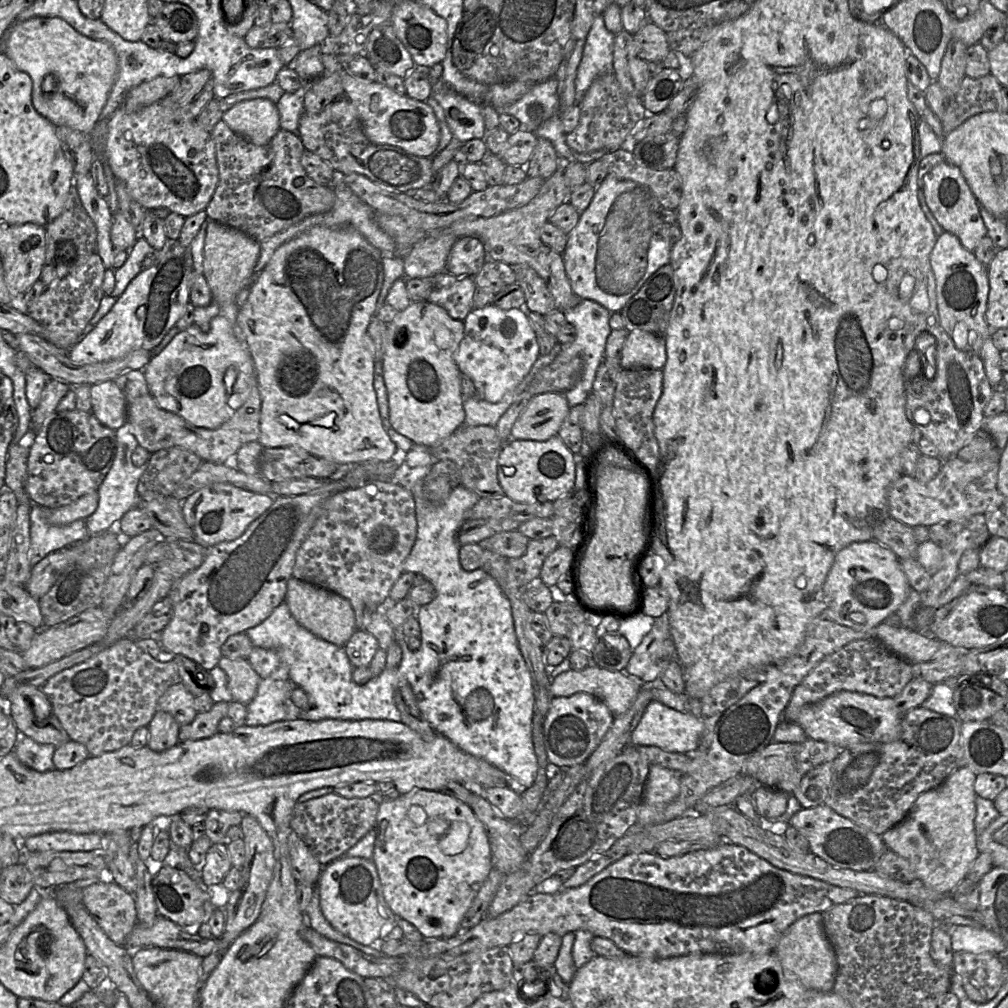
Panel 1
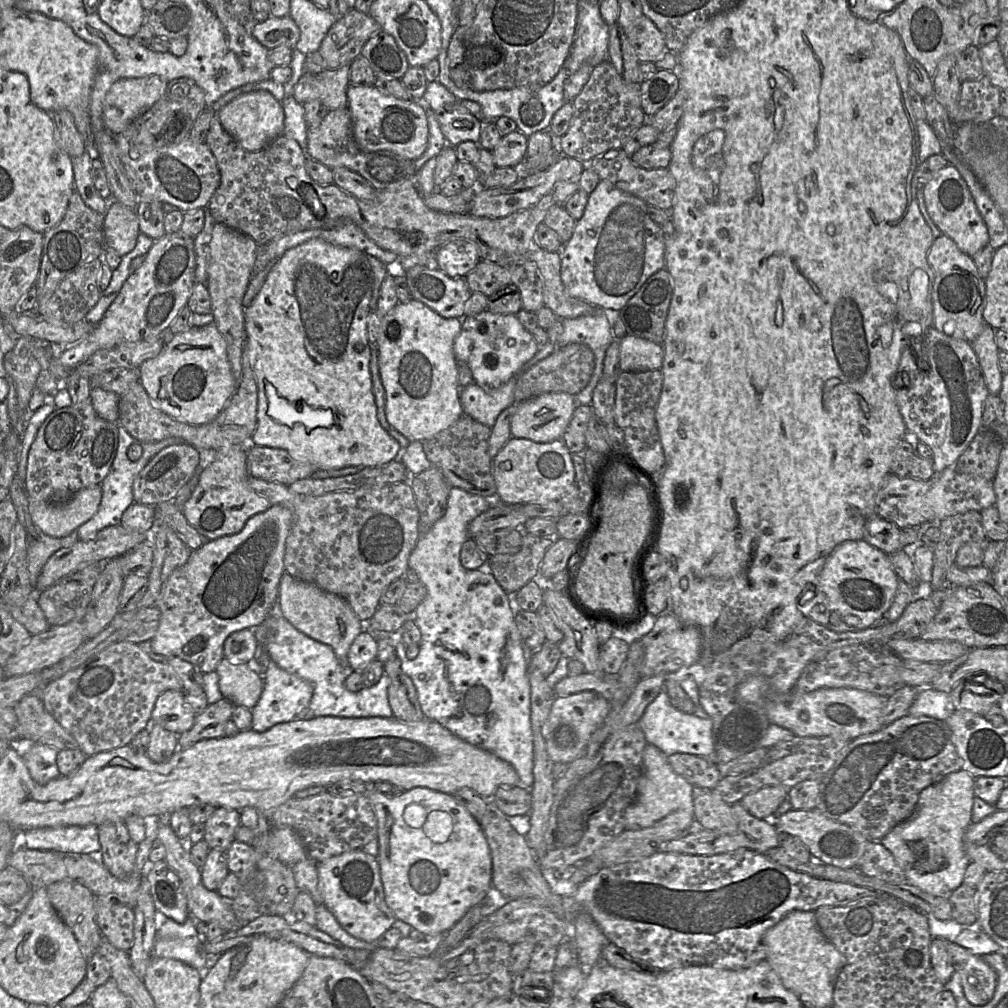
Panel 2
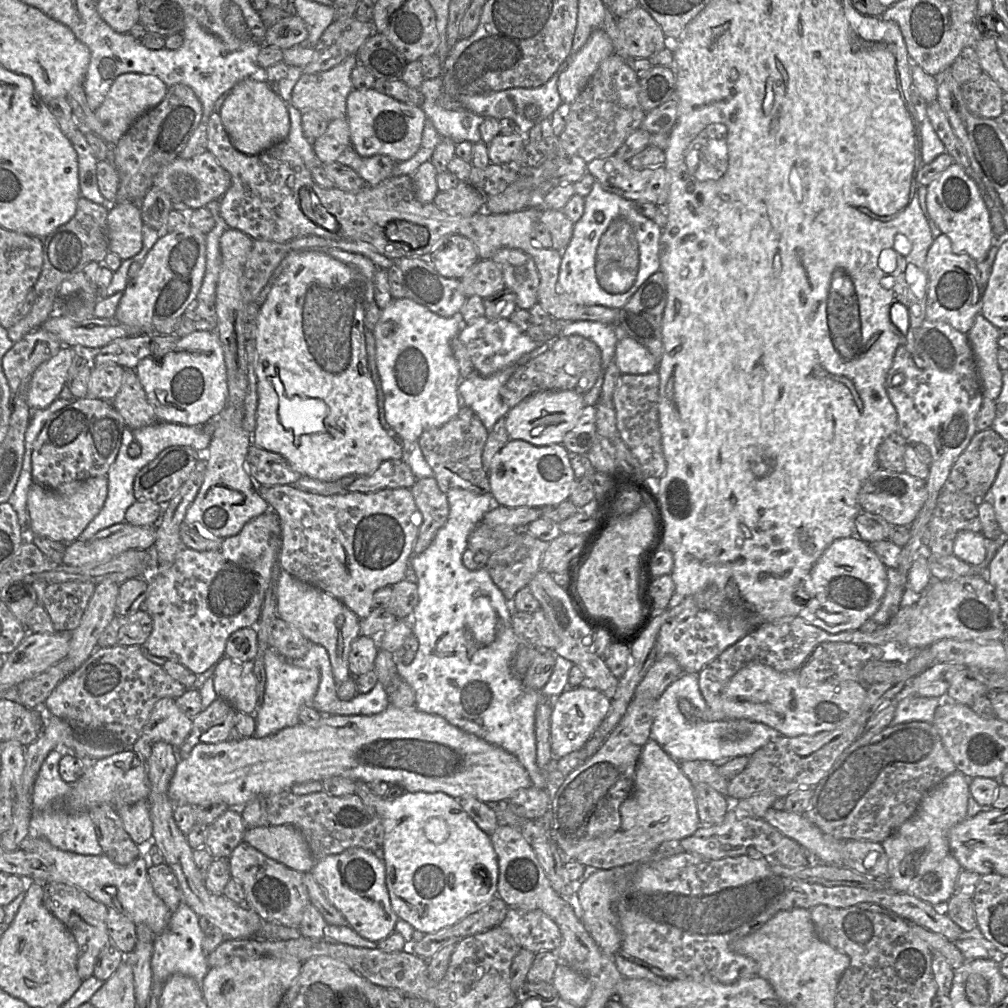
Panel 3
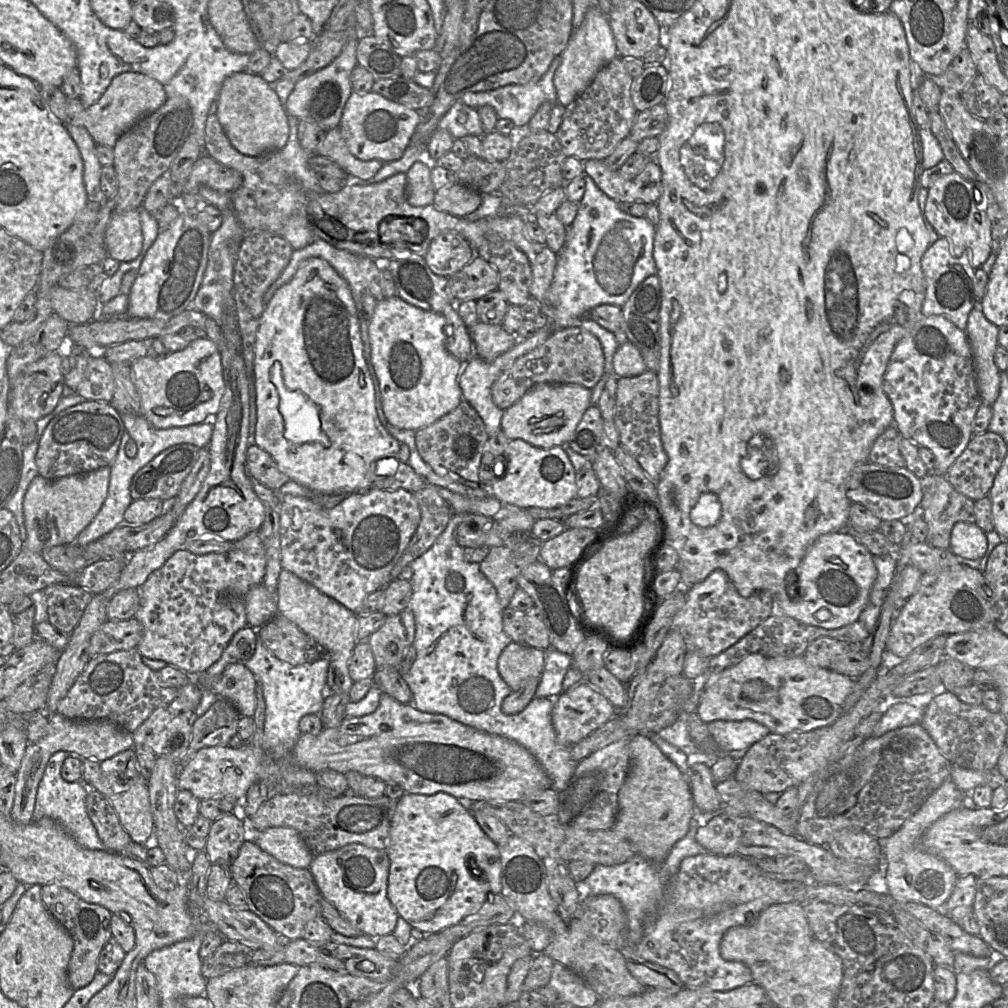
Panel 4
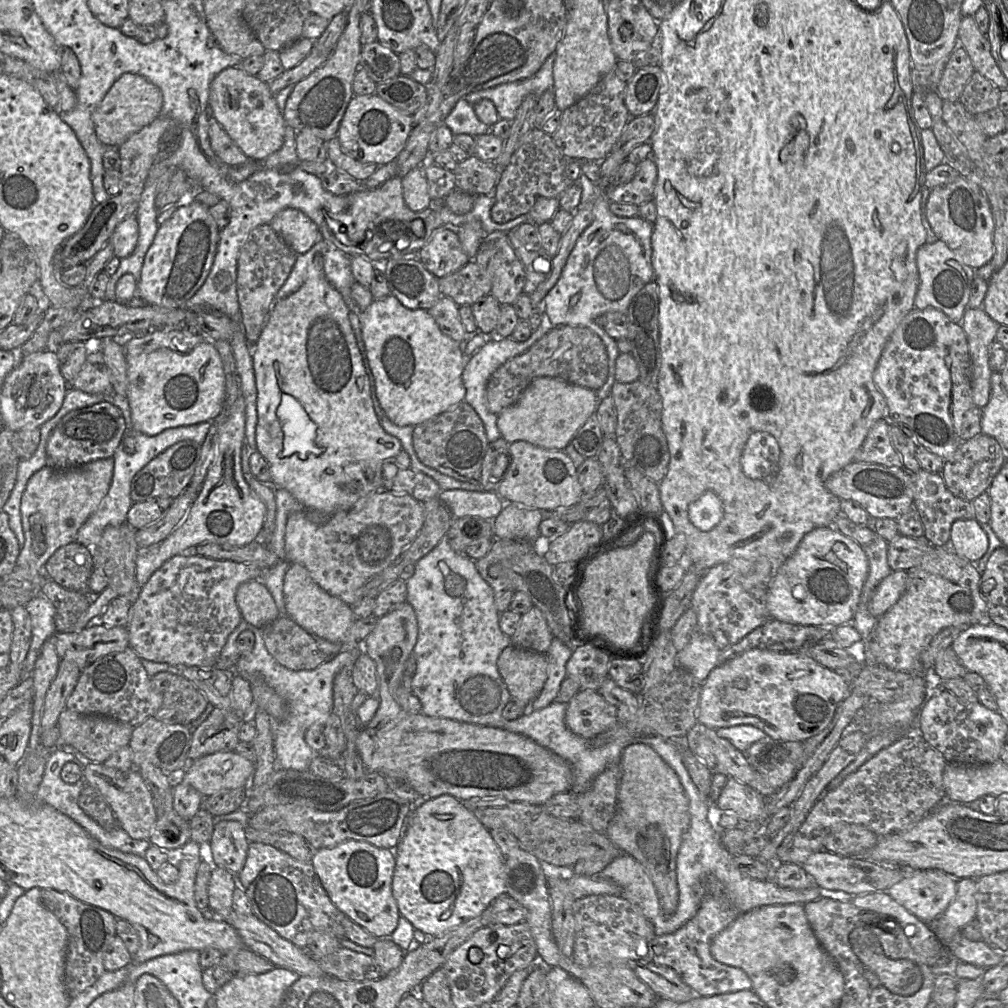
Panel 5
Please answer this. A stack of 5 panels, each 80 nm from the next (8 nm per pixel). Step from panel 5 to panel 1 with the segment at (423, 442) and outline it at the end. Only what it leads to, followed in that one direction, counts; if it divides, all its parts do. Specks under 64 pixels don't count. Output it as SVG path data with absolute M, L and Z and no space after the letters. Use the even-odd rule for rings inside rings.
M459 426L450 436L430 448L435 461L451 460L460 472L463 487L473 491L481 498L505 496L497 477L498 458L504 442L493 426Z

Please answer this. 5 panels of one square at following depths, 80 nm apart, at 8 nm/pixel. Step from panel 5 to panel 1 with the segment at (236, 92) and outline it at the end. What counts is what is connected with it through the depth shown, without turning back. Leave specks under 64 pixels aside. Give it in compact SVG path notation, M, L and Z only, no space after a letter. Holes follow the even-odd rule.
M266 98L235 104L223 112L222 121L233 132L257 146L268 144L280 130L277 105Z

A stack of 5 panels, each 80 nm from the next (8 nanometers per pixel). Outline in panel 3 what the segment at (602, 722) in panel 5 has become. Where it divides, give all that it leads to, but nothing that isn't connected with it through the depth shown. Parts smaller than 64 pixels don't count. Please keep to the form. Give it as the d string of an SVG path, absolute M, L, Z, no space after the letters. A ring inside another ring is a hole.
M568 687L556 697L552 701L551 714L551 750L554 759L561 759L567 754L583 748L609 713L610 707L610 698L592 687Z

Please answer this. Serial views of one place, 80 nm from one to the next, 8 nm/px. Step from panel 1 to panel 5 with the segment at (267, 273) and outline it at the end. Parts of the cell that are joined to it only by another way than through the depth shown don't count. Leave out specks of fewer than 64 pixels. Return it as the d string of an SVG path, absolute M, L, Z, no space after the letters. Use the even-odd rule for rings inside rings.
M322 269L319 271L318 277L308 277L305 283L297 291L276 301L273 304L253 350L253 365L257 387L256 446L257 450L264 456L269 464L273 489L283 488L289 491L297 499L297 501L305 507L305 509L314 509L331 516L340 511L350 510L361 498L370 493L384 490L382 475L383 465L387 462L396 462L396 456L402 450L400 440L384 430L375 412L370 391L370 379L349 320L349 313L350 309L345 303L341 293L328 282ZM277 370L279 370L283 376L281 387L279 387L277 383ZM282 392L287 393L298 400L310 419L316 424L317 430L315 445L318 448L323 447L325 450L320 455L310 453L305 460L300 459L298 454L293 454L290 457L279 458L279 453L283 451L284 434L280 420L277 416L277 409L281 402Z

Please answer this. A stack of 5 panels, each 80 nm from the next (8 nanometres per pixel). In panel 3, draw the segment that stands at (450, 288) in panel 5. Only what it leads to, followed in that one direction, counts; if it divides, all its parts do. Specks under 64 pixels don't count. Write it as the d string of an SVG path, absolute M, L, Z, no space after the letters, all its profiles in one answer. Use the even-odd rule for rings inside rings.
M478 259L460 278L460 283L466 297L483 299L506 288L501 269L491 259Z

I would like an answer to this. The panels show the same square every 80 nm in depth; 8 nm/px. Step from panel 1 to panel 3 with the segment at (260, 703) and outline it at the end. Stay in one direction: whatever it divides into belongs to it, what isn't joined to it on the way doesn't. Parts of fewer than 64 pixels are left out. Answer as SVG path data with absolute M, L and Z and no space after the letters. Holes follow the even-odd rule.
M272 648L265 652L264 668L266 673L264 697L254 714L256 720L254 736L257 738L272 735L283 728L300 723L299 712L304 706L312 706L320 682L320 673L317 669L296 667Z

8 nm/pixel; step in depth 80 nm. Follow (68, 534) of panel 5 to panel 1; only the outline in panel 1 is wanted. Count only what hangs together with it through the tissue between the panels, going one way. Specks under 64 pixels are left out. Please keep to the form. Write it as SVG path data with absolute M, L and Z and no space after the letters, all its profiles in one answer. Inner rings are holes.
M92 491L78 498L69 505L59 508L44 509L44 518L52 525L67 525L76 520L85 520L90 517L99 505L99 493Z

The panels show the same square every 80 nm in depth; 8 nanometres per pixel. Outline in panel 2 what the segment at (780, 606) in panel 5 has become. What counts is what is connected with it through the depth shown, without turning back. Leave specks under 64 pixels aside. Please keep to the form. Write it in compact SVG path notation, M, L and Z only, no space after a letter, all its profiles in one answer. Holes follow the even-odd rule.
M864 539L844 541L829 555L818 576L817 604L807 617L836 632L866 629L889 609L898 581L885 552ZM849 615L858 617L859 623L847 624L845 618Z

